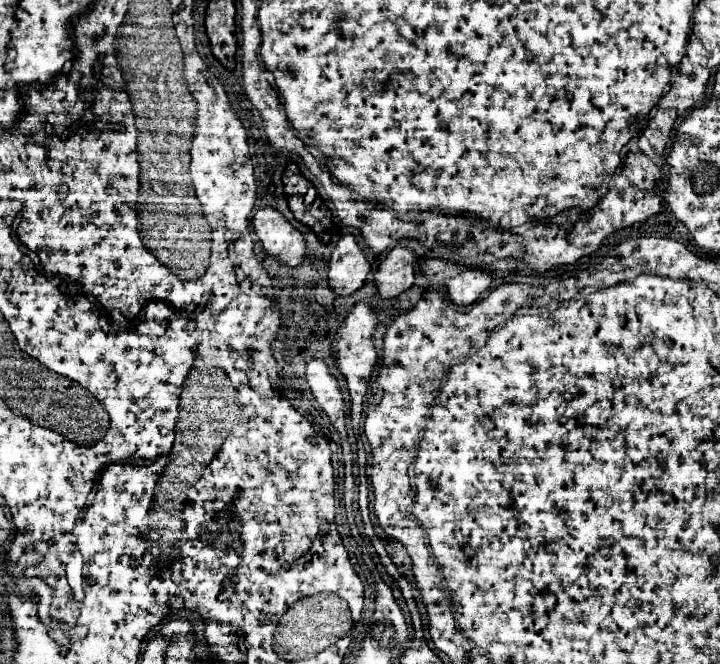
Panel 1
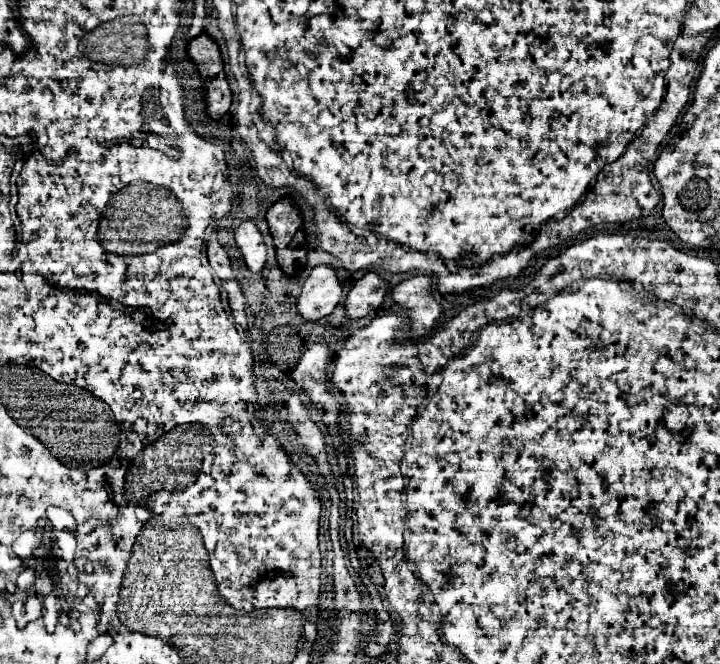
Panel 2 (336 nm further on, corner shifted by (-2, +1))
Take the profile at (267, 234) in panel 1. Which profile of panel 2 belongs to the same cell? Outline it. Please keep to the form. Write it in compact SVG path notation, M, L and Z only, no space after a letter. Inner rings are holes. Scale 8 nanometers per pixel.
M245 220L241 226L237 226L235 230L235 242L243 254L245 264L253 270L259 272L265 266L267 260L267 246L263 242L263 236L259 232L259 228L255 226L255 222Z

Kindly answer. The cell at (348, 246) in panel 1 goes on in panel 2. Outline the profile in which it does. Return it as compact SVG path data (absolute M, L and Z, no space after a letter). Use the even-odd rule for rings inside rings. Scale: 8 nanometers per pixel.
M315 266L307 276L297 310L305 320L319 320L329 316L343 296L343 286L333 266Z

